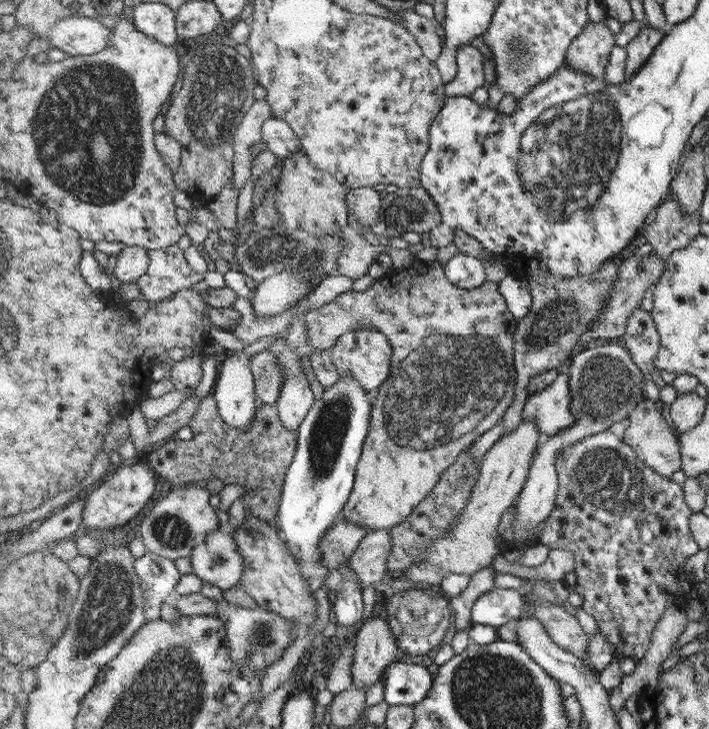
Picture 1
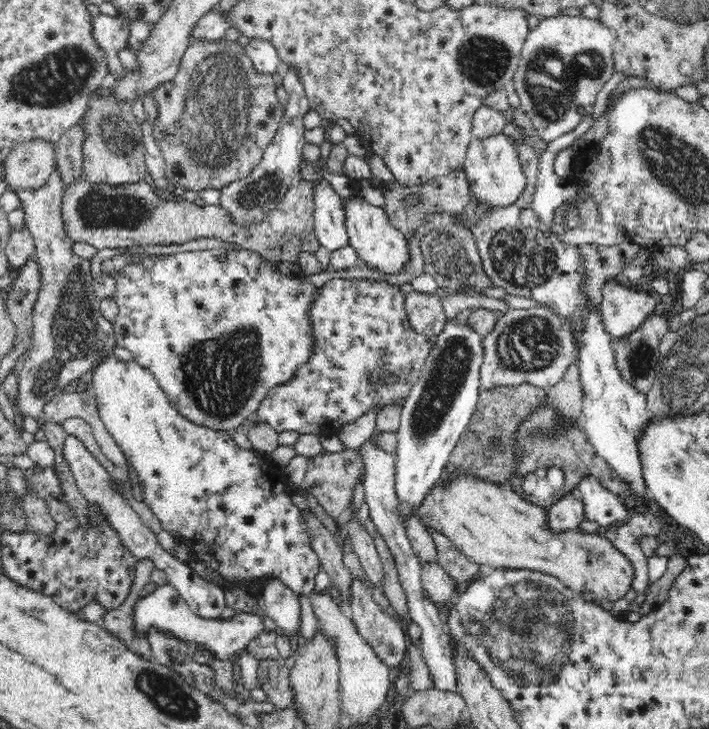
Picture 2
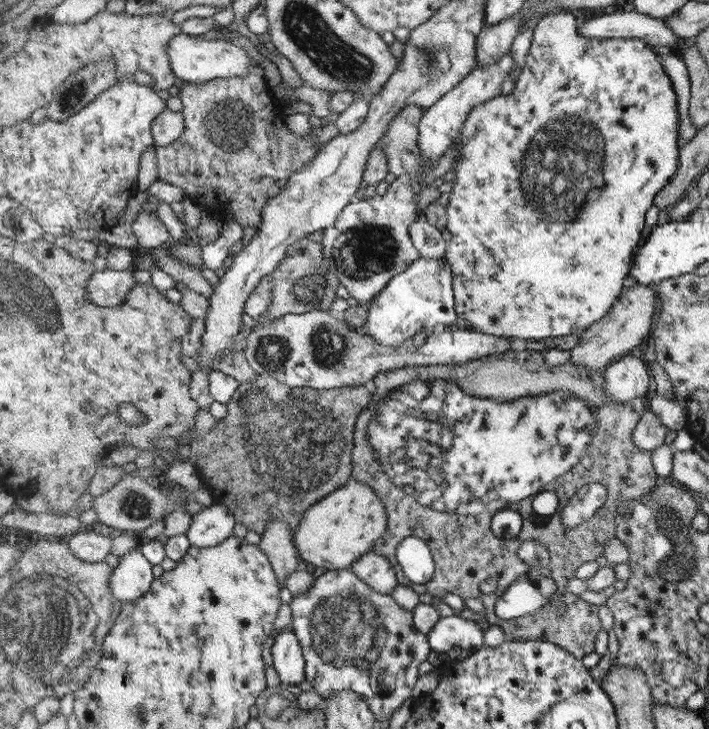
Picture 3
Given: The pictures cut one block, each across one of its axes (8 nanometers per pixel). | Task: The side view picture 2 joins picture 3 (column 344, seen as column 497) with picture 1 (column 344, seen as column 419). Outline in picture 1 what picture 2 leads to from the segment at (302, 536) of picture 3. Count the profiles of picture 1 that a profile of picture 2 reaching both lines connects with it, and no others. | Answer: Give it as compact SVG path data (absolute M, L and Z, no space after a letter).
M416 258L410 267L397 270L394 274L384 275L368 290L346 291L335 298L333 302L321 308L316 308L302 317L304 324L306 324L306 330L308 330L306 331L306 334L308 334L307 350L322 352L326 348L332 348L336 339L342 336L344 331L356 329L358 325L378 327L378 331L382 331L388 337L390 344L394 344L394 372L389 373L389 379L382 384L382 387L374 395L373 410L372 415L370 415L370 430L369 434L366 435L365 446L362 447L361 458L357 464L357 478L354 480L349 500L346 500L345 508L342 508L348 522L372 531L384 528L390 529L401 524L412 514L419 503L432 494L433 489L440 482L441 476L457 462L458 456L461 456L472 446L474 440L480 434L490 430L500 418L505 418L506 411L509 410L510 403L512 403L512 396L514 396L514 388L508 388L508 386L514 386L514 380L517 376L517 370L514 370L514 364L512 364L512 352L514 352L512 350L512 346L514 346L512 336L516 332L518 319L514 318L509 312L505 299L498 291L498 286L499 284L496 282L485 281L479 288L458 288L445 276L443 265L440 262L423 262Z

